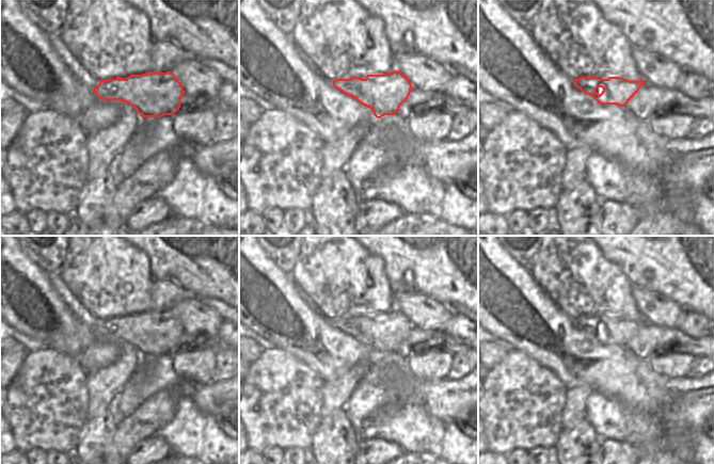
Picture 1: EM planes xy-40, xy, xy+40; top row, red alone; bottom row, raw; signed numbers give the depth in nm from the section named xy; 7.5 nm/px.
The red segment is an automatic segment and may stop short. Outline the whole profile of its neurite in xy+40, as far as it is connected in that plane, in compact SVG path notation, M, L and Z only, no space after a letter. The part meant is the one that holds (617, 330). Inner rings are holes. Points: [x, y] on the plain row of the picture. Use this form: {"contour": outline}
{"contour": "M590 314L573 318L573 323L591 335L600 343L617 343L625 346L646 321L630 320L621 316L608 314Z"}

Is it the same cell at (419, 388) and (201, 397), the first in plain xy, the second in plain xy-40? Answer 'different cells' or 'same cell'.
same cell

